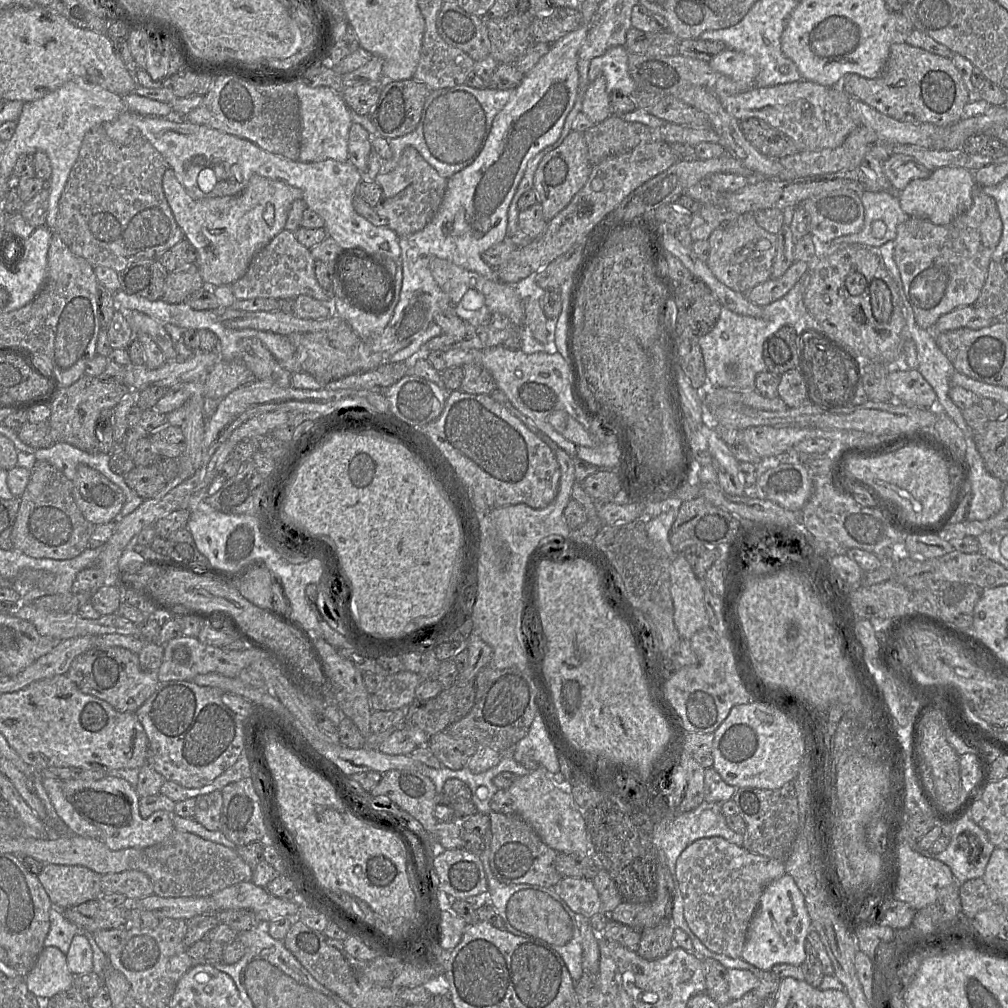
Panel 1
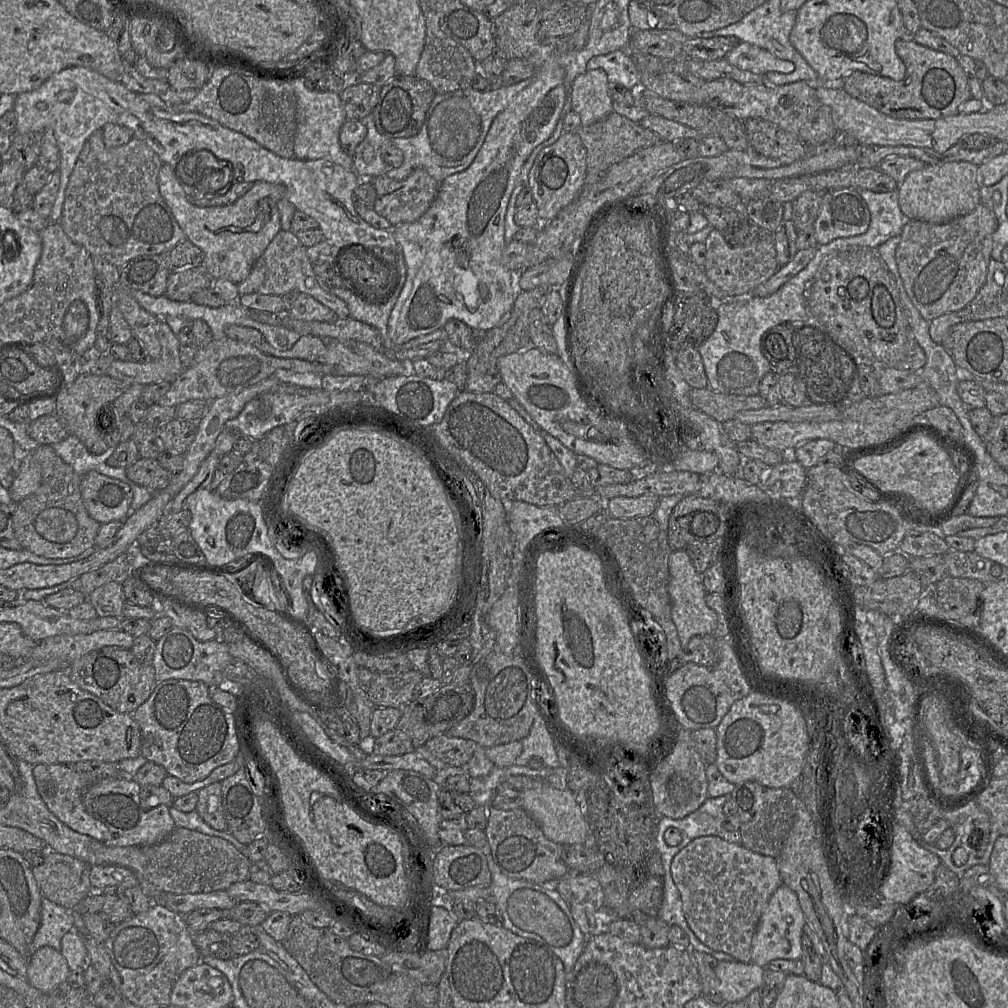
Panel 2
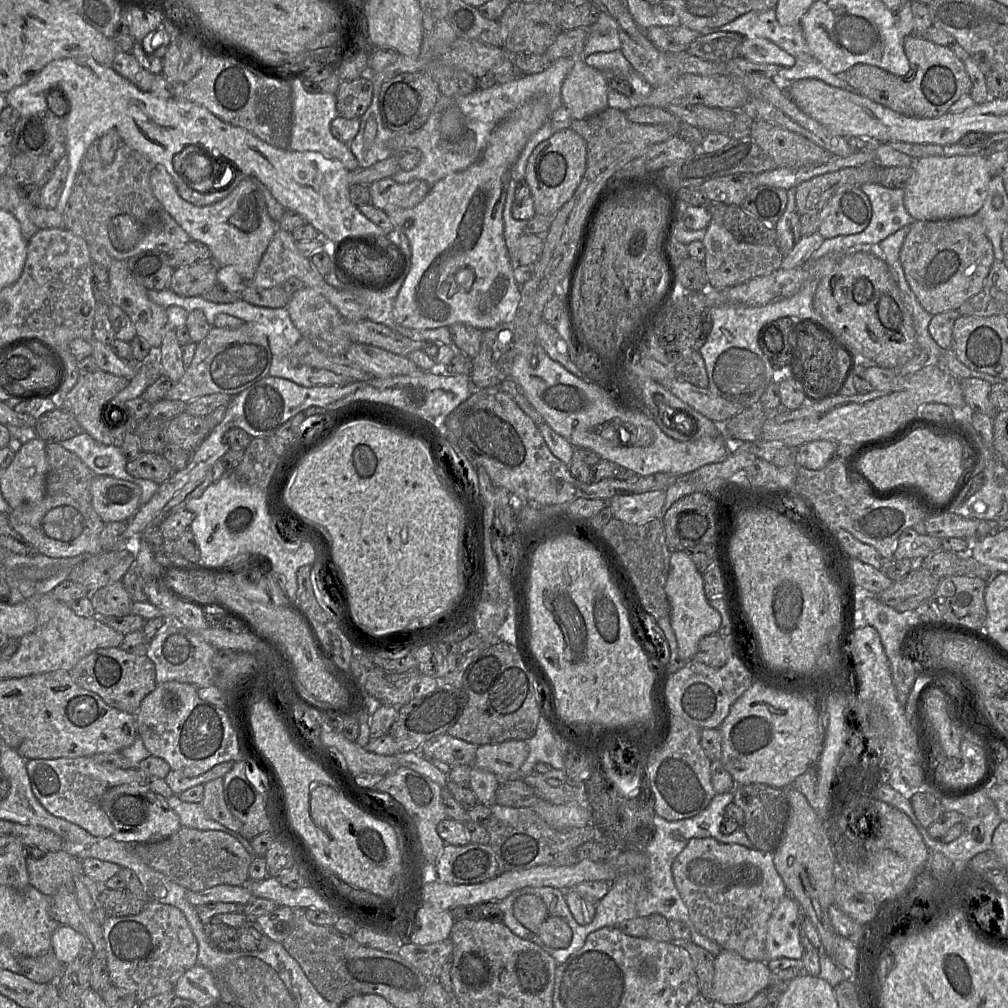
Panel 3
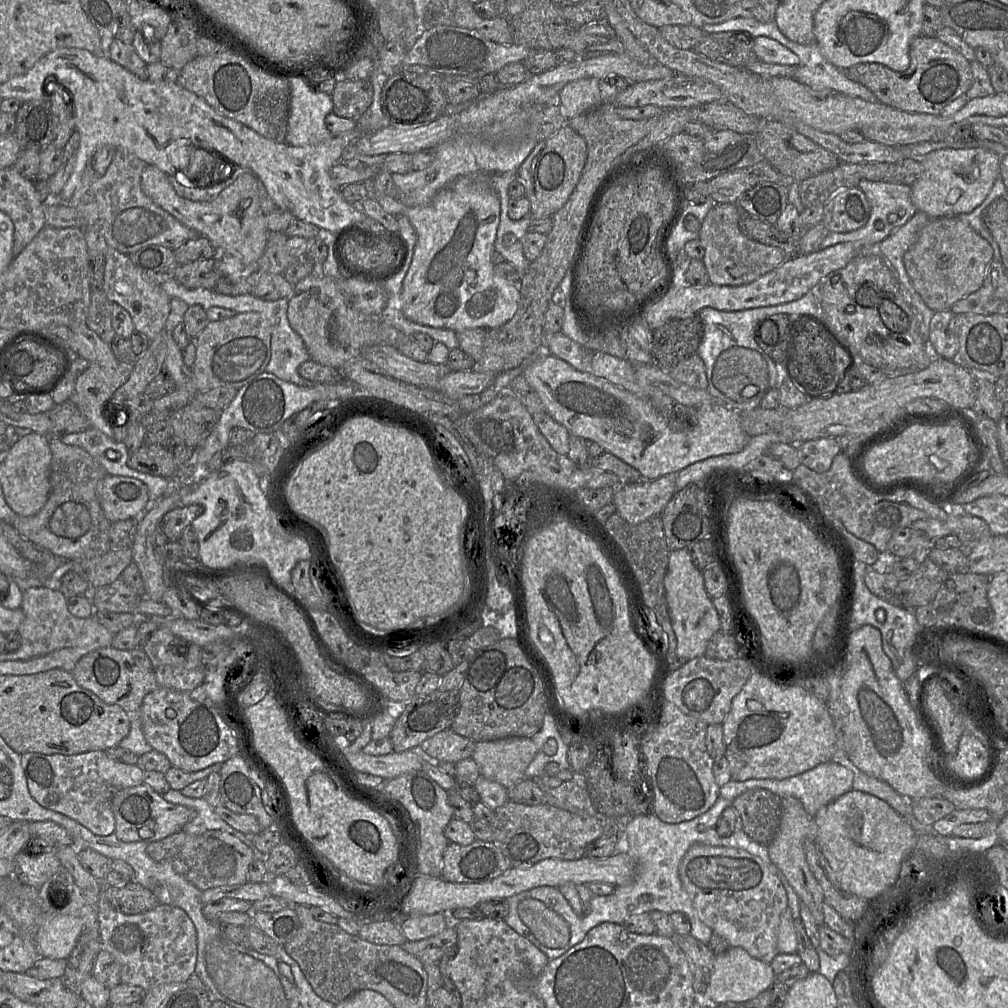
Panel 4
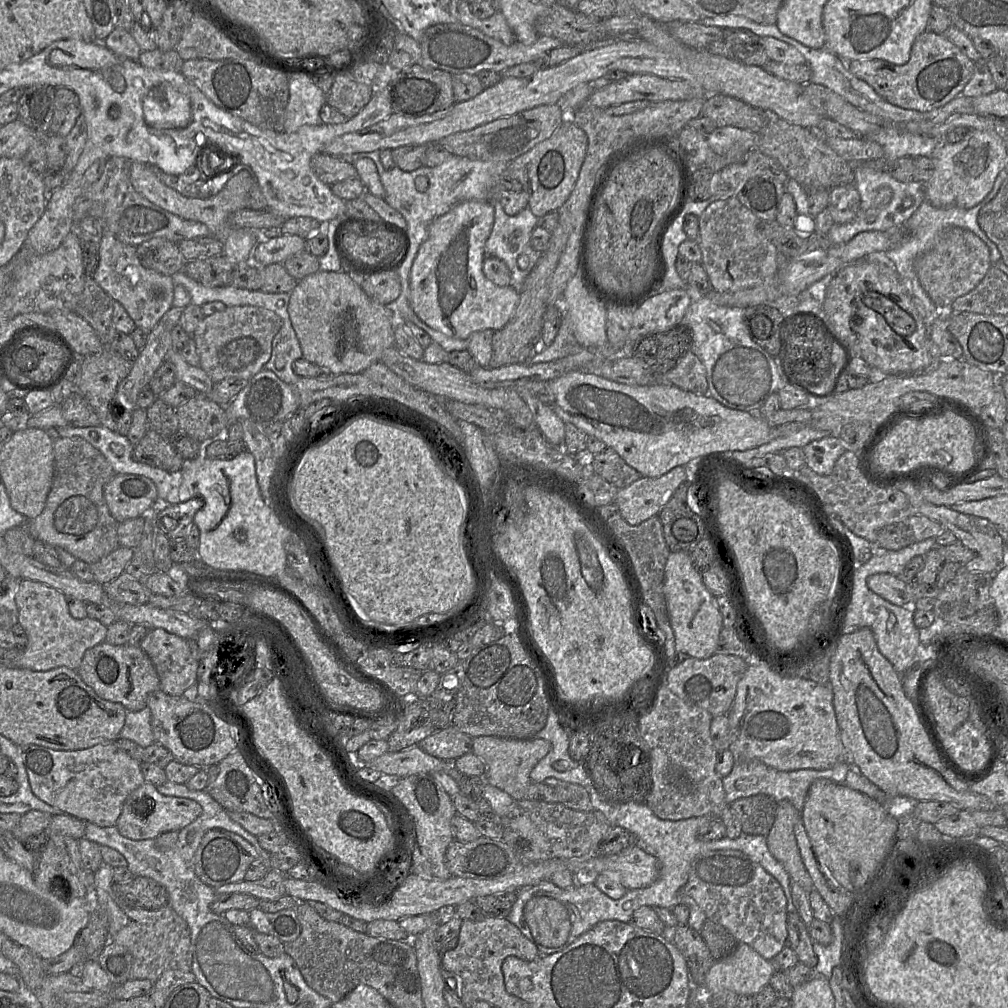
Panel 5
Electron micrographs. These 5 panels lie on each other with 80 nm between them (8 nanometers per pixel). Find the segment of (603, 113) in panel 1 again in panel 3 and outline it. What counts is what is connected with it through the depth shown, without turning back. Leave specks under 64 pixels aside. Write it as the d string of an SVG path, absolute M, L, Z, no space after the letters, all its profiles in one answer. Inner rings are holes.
M577 60L572 70L565 78L562 89L562 105L565 106L573 119L582 120L595 115L608 107L608 76L582 60Z

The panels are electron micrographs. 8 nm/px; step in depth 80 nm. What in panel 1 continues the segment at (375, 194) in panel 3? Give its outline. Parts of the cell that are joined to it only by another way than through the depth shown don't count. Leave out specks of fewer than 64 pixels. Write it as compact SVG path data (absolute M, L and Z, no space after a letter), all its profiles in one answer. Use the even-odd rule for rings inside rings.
M412 146L403 150L395 169L379 173L374 182L382 188L382 196L374 210L387 220L387 227L398 237L422 230L437 213L447 188L447 179L441 177Z

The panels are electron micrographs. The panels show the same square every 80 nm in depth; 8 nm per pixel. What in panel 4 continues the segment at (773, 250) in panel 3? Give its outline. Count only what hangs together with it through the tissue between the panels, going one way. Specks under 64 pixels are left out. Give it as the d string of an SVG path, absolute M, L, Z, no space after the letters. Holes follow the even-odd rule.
M735 203L715 204L701 223L699 238L703 249L703 264L710 283L718 286L749 284L780 266L786 254L775 246L765 245L746 237L739 228L743 211Z

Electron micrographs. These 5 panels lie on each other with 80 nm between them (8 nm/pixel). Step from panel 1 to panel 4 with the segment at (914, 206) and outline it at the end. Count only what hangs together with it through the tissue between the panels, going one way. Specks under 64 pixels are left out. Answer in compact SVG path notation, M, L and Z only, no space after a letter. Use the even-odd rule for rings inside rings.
M984 148L935 150L919 159L923 171L911 187L911 201L917 211L926 213L931 219L967 214L976 209L988 196L996 179L1000 177L1001 157Z

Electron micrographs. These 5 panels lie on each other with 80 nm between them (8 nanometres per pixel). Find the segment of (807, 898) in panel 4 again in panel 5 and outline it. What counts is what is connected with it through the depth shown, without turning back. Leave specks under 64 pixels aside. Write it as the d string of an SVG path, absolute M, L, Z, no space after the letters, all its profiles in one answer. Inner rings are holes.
M789 801L778 802L774 824L766 836L767 846L790 879L809 893L814 890L813 881L801 859L794 834L794 826L799 820L800 812Z

